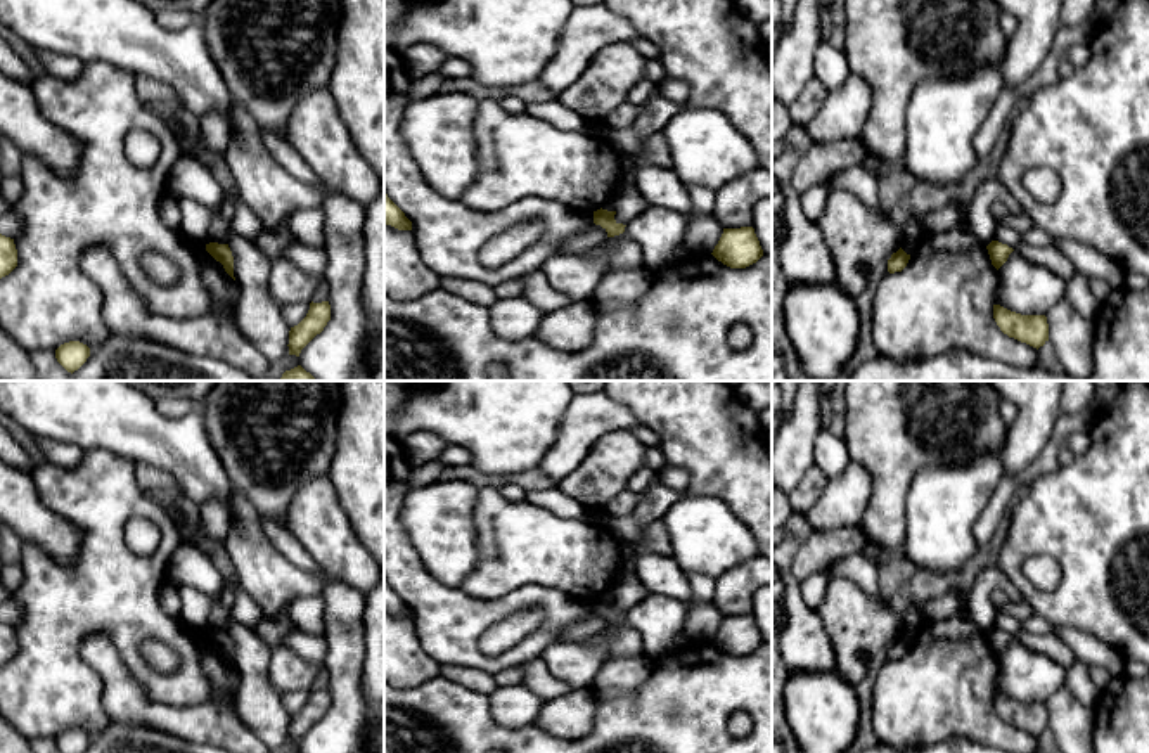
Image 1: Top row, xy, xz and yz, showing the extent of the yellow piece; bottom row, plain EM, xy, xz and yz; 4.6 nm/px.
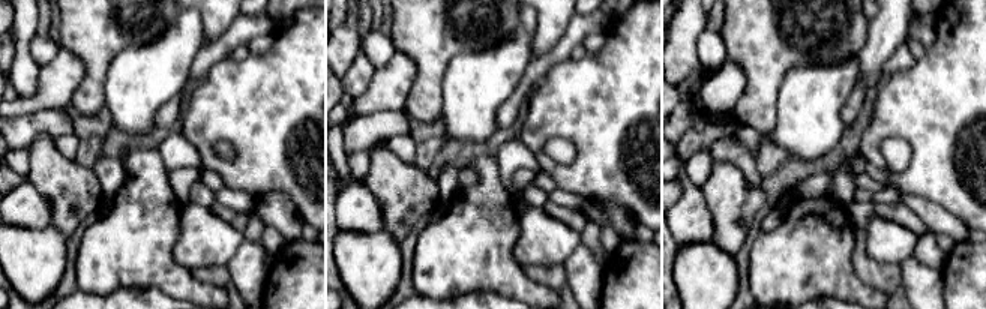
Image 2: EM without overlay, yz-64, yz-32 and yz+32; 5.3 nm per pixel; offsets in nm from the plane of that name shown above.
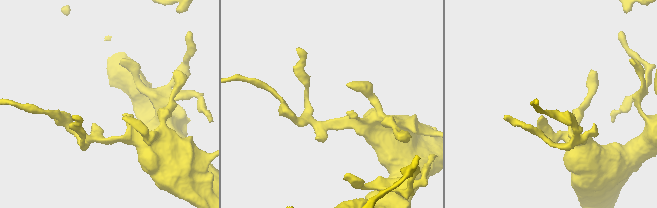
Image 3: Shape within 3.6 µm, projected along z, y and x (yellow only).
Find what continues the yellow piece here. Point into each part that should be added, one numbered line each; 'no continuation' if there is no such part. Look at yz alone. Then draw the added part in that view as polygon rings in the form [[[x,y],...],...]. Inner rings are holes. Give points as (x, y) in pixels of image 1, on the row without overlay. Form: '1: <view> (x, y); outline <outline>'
no continuation

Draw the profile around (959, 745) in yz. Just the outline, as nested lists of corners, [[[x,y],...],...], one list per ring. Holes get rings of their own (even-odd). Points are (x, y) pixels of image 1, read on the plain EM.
[[[955,737],[955,739],[945,739],[922,748],[893,748],[893,746],[877,743],[862,753],[1007,753],[1007,751],[998,750],[995,746],[985,746],[985,744],[974,743],[972,739]]]

